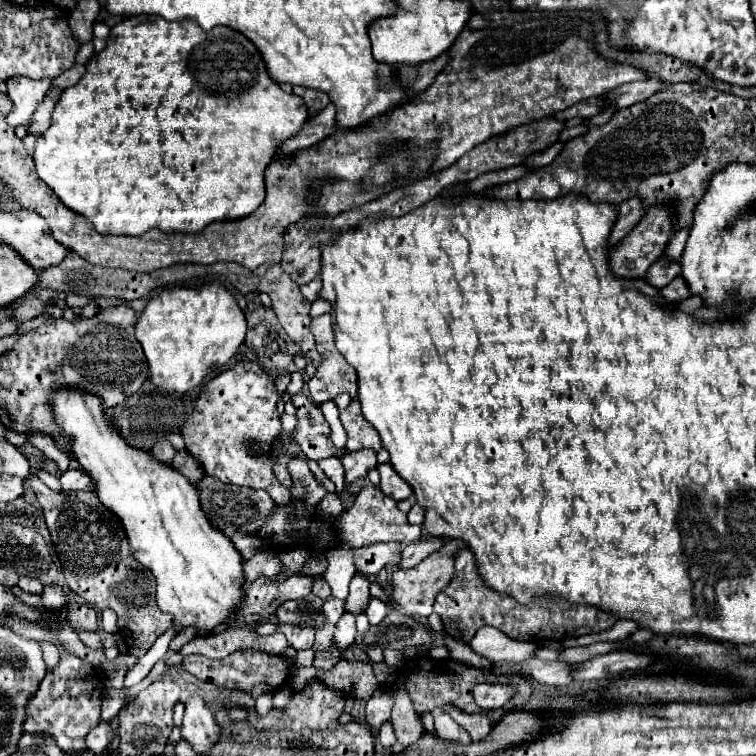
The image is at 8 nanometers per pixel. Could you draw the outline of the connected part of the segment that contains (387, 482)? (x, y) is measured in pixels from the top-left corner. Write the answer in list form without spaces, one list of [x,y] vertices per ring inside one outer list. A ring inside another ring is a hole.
[[[378,464],[378,472],[380,472],[380,478],[382,478],[382,480],[380,480],[380,490],[382,490],[386,496],[394,498],[396,502],[412,498],[412,488],[410,488],[410,484],[408,484],[406,480],[402,480],[390,464]]]

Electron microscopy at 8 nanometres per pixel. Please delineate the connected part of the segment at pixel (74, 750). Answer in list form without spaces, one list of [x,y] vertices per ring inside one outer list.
[[[60,648],[60,664],[54,670],[48,670],[46,678],[42,680],[38,692],[32,696],[28,704],[28,720],[24,722],[24,730],[28,734],[50,736],[56,740],[58,748],[66,754],[78,754],[88,750],[86,736],[92,728],[96,728],[100,718],[100,696],[102,696],[102,682],[98,678],[68,678],[80,674],[94,674],[94,668],[78,656]]]

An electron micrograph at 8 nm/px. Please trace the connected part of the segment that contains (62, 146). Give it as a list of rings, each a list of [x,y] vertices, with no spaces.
[[[130,16],[112,28],[106,48],[88,60],[86,74],[80,78],[80,82],[62,92],[52,112],[50,128],[44,130],[36,140],[34,164],[38,176],[58,194],[58,198],[68,208],[74,208],[74,212],[86,216],[102,234],[140,236],[150,228],[160,228],[162,232],[200,232],[212,222],[240,220],[258,208],[258,204],[264,200],[264,168],[270,164],[284,138],[294,136],[306,120],[308,114],[304,100],[296,94],[286,94],[268,76],[260,52],[240,32],[226,26],[216,26],[210,32],[204,32],[196,20],[166,22],[160,16]]]

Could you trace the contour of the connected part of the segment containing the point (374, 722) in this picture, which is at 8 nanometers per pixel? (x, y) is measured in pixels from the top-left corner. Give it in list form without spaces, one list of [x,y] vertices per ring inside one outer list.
[[[378,690],[378,692],[366,702],[364,720],[366,720],[366,724],[368,724],[374,732],[378,732],[380,726],[382,726],[384,722],[388,722],[392,704],[394,704],[392,692],[386,692],[386,690]]]

